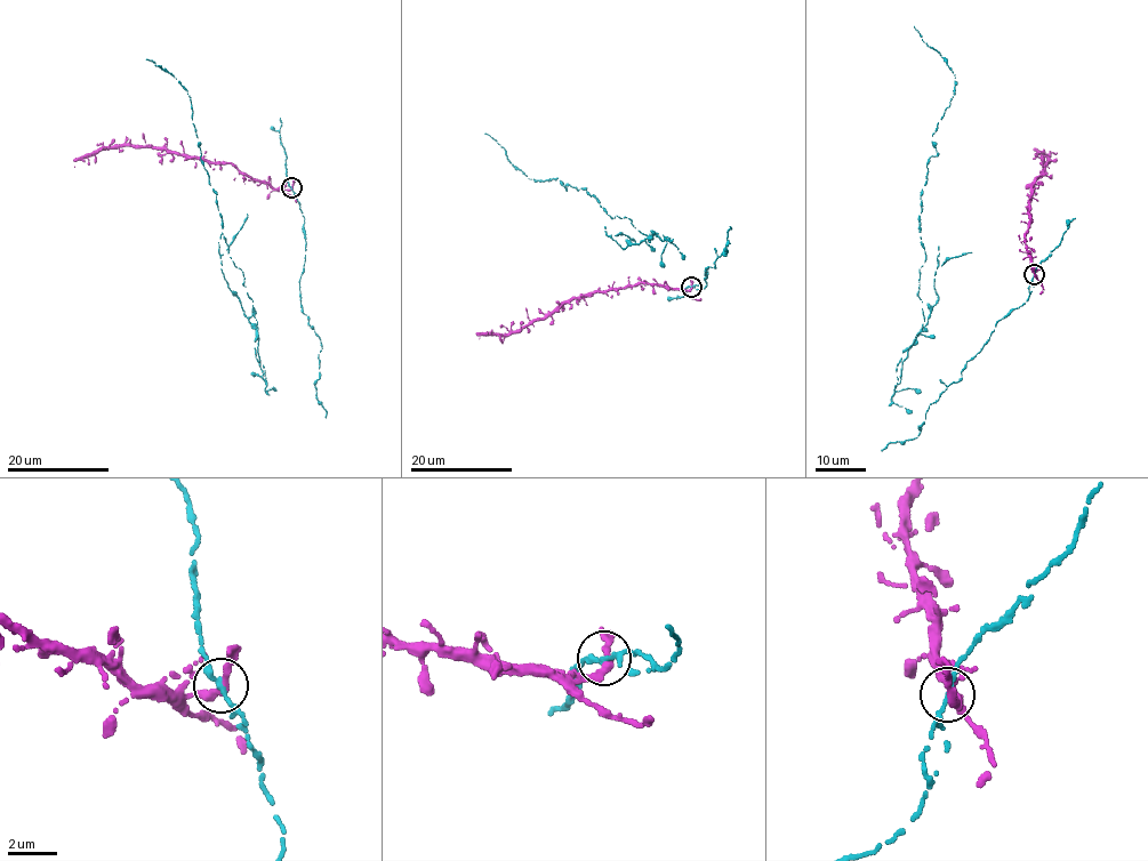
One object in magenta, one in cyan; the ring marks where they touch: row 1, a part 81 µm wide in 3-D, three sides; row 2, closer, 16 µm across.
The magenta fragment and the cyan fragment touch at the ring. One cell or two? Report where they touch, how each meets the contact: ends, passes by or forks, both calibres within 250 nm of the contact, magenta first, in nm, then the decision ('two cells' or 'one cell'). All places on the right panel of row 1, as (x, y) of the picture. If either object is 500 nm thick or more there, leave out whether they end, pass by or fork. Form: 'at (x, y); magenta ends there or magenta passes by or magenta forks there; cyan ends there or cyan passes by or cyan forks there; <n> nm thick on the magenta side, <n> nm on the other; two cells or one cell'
at (1034, 274); magenta passes by; cyan passes by; 320 nm thick on the magenta side, 240 nm on the other; two cells

